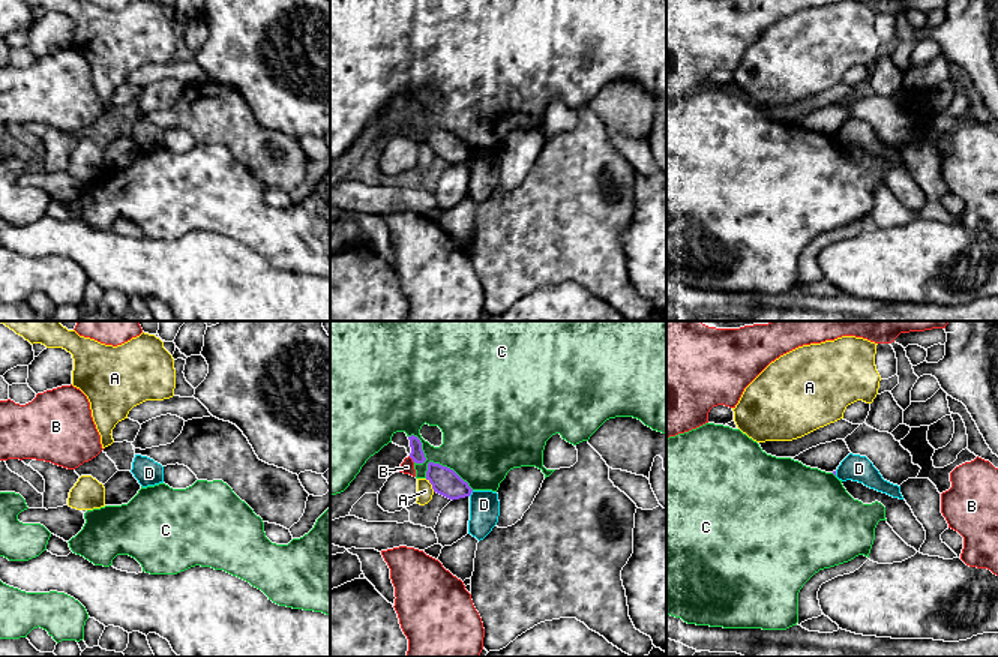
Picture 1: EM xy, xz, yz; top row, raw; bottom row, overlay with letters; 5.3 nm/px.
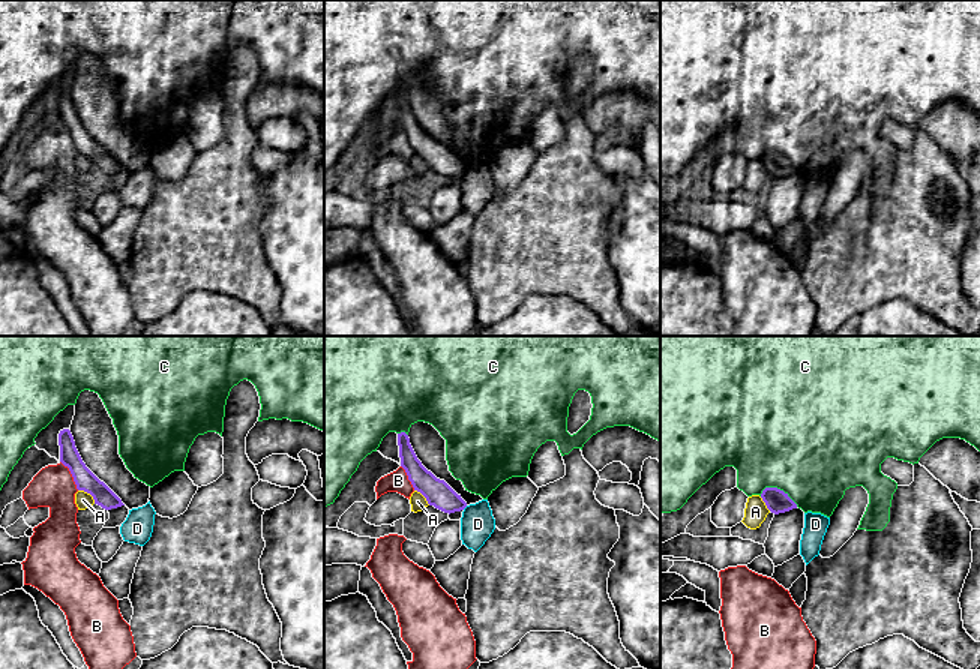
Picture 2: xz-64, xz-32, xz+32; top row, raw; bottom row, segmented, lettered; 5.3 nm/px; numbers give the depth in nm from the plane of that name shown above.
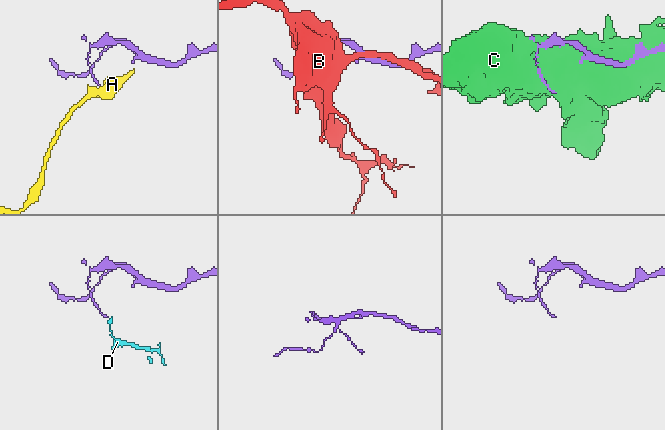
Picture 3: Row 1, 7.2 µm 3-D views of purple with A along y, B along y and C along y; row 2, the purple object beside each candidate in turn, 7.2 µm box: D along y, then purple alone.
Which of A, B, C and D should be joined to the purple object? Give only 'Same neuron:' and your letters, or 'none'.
Same neuron: none

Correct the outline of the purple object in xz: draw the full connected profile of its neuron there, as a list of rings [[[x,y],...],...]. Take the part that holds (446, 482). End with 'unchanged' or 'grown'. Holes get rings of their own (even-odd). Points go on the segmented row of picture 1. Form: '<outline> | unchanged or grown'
[[[429,462],[426,480],[432,484],[434,492],[449,498],[459,500],[470,496],[473,489],[453,470],[440,464]]] | unchanged

